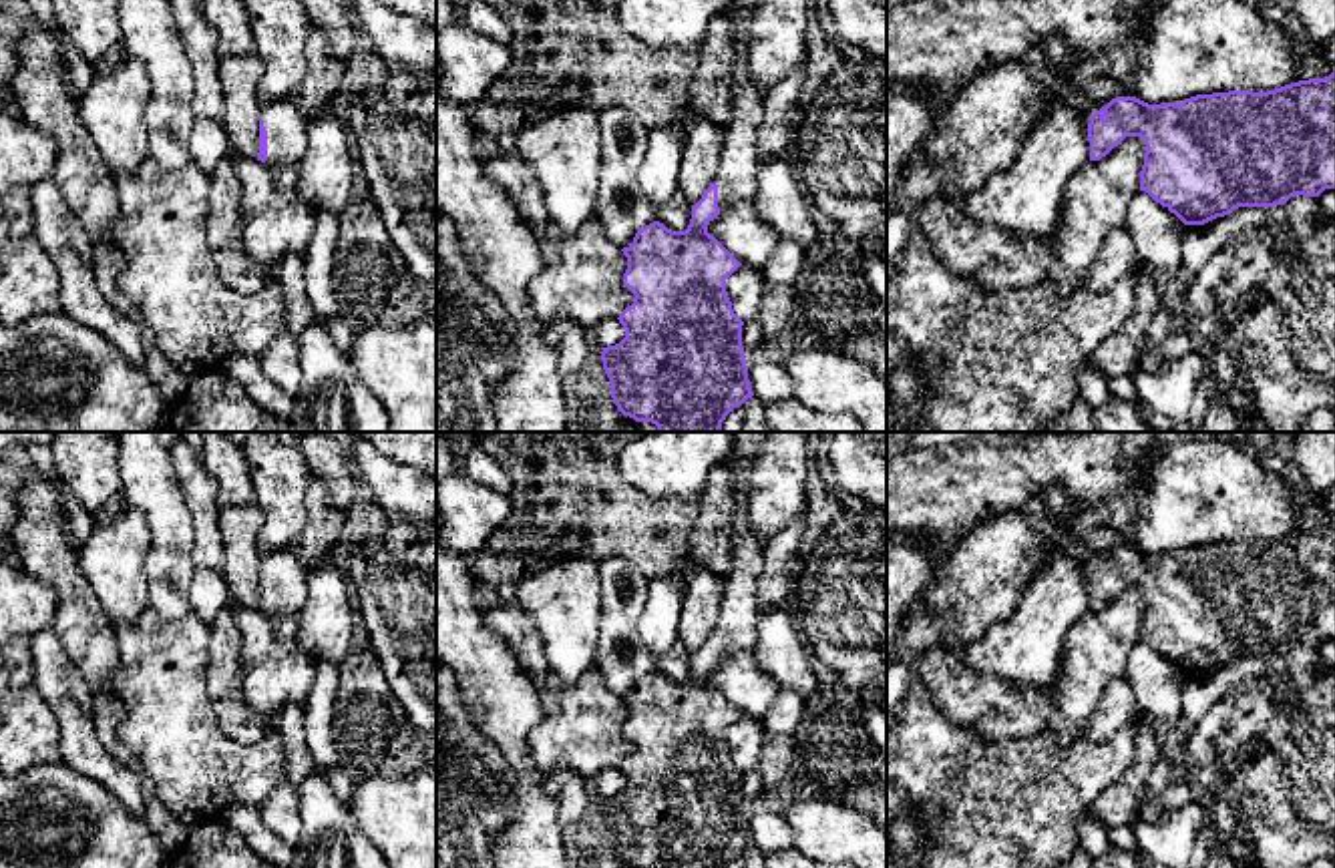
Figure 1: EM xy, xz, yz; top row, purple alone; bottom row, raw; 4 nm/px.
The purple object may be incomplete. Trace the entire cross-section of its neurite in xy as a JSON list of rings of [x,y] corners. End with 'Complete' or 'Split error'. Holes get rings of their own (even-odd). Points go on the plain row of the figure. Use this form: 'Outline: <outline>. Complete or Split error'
Outline: [[[292,549],[263,555],[259,567],[257,611],[298,617],[308,599],[306,577],[308,567]]]. Split error

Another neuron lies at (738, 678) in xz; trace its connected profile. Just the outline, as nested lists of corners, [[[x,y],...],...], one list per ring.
[[[736,653],[722,659],[710,671],[708,683],[742,715],[750,715],[758,723],[766,719],[780,691],[780,685],[760,669],[752,653]]]

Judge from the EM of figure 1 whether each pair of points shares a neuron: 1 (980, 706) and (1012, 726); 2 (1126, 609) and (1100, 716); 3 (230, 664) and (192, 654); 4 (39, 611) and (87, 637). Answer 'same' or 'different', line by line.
1: same
2: different
3: different
4: different

